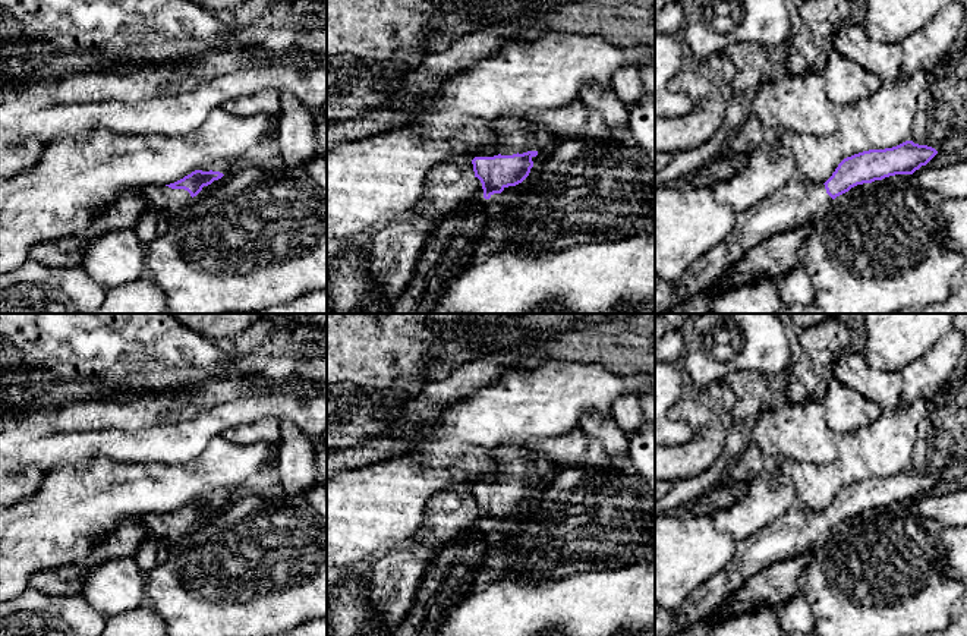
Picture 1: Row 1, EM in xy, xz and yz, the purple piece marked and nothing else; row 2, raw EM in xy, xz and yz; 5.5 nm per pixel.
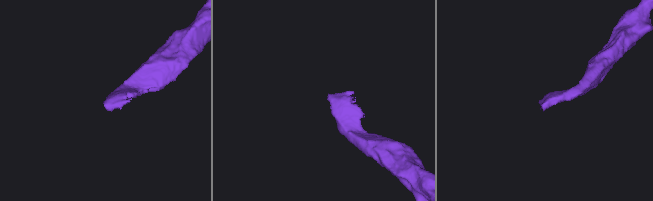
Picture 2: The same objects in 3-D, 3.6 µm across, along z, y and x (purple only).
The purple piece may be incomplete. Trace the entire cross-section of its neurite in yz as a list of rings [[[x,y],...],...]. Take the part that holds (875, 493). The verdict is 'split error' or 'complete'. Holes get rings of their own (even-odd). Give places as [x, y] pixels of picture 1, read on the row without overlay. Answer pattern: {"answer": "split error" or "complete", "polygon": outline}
{"answer": "split error", "polygon": [[[905,469],[892,476],[869,478],[844,487],[825,511],[799,504],[791,507],[763,529],[737,541],[731,561],[690,594],[677,610],[655,604],[655,636],[675,636],[687,626],[708,618],[753,574],[810,551],[828,538],[832,528],[851,516],[895,503],[913,503],[936,482],[932,475]]]}

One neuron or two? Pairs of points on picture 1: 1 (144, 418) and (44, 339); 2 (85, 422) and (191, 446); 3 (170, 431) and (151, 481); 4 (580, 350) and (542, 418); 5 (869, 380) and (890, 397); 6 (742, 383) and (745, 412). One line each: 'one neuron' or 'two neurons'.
1: two neurons
2: two neurons
3: two neurons
4: two neurons
5: one neuron
6: one neuron

